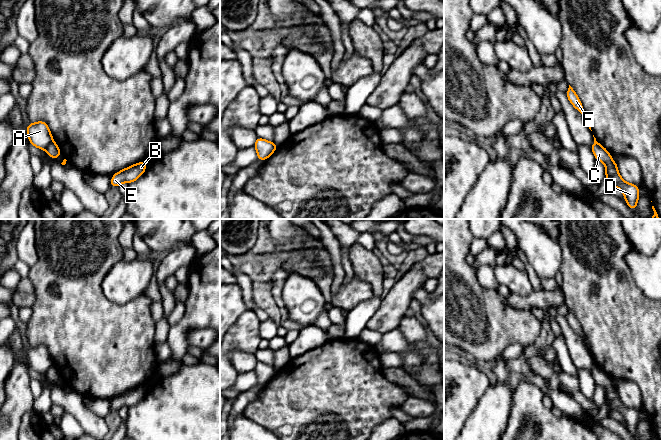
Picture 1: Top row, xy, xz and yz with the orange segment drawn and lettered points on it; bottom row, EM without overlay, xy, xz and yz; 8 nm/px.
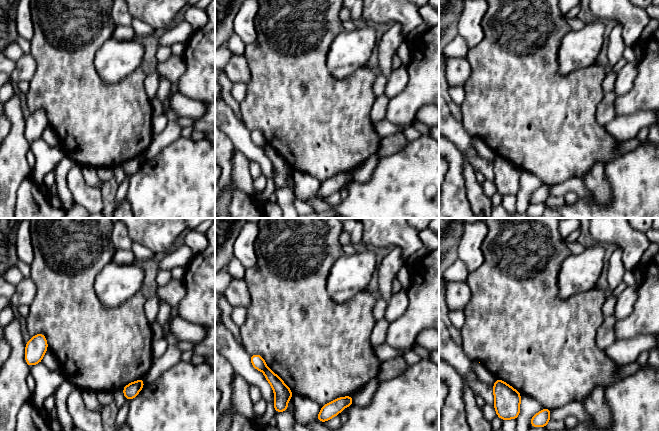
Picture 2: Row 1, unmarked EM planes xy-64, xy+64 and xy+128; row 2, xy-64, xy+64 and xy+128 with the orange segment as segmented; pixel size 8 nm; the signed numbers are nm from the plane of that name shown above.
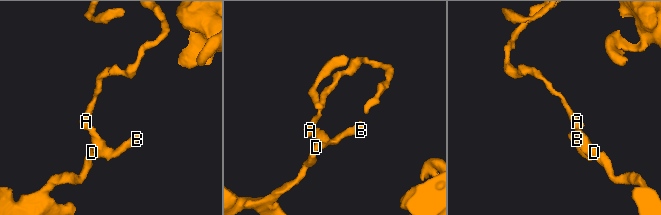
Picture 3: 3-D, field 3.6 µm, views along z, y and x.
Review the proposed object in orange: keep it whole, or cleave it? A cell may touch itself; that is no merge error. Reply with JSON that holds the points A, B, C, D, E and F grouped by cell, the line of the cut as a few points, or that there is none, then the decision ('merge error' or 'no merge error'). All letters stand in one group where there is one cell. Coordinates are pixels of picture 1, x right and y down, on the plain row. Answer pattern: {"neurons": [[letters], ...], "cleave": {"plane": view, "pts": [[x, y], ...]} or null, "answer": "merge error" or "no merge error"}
{"neurons": [["A", "F"], ["B", "C", "D", "E"]], "cleave": {"plane": "xy", "pts": [[53, 365], [45, 372]]}, "answer": "merge error"}

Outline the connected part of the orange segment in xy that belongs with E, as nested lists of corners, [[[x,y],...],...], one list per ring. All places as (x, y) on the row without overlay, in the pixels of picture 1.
[[[141,385],[112,399],[110,411],[119,411],[123,406],[128,408],[137,404],[146,395],[147,385]]]

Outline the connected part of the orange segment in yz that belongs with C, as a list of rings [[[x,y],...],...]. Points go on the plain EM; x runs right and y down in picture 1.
[[[598,366],[591,369],[592,376],[597,385],[605,388],[608,411],[617,411],[622,414],[626,424],[626,428],[633,435],[636,434],[637,426],[640,421],[639,410],[626,407],[620,400],[617,392],[617,387],[612,384],[611,378]]]

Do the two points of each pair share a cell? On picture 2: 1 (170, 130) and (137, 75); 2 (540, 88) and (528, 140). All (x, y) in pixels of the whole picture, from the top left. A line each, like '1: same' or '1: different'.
1: different
2: same

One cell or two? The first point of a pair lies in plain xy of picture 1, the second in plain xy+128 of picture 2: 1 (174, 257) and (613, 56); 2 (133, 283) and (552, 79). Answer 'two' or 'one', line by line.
1: one
2: two

